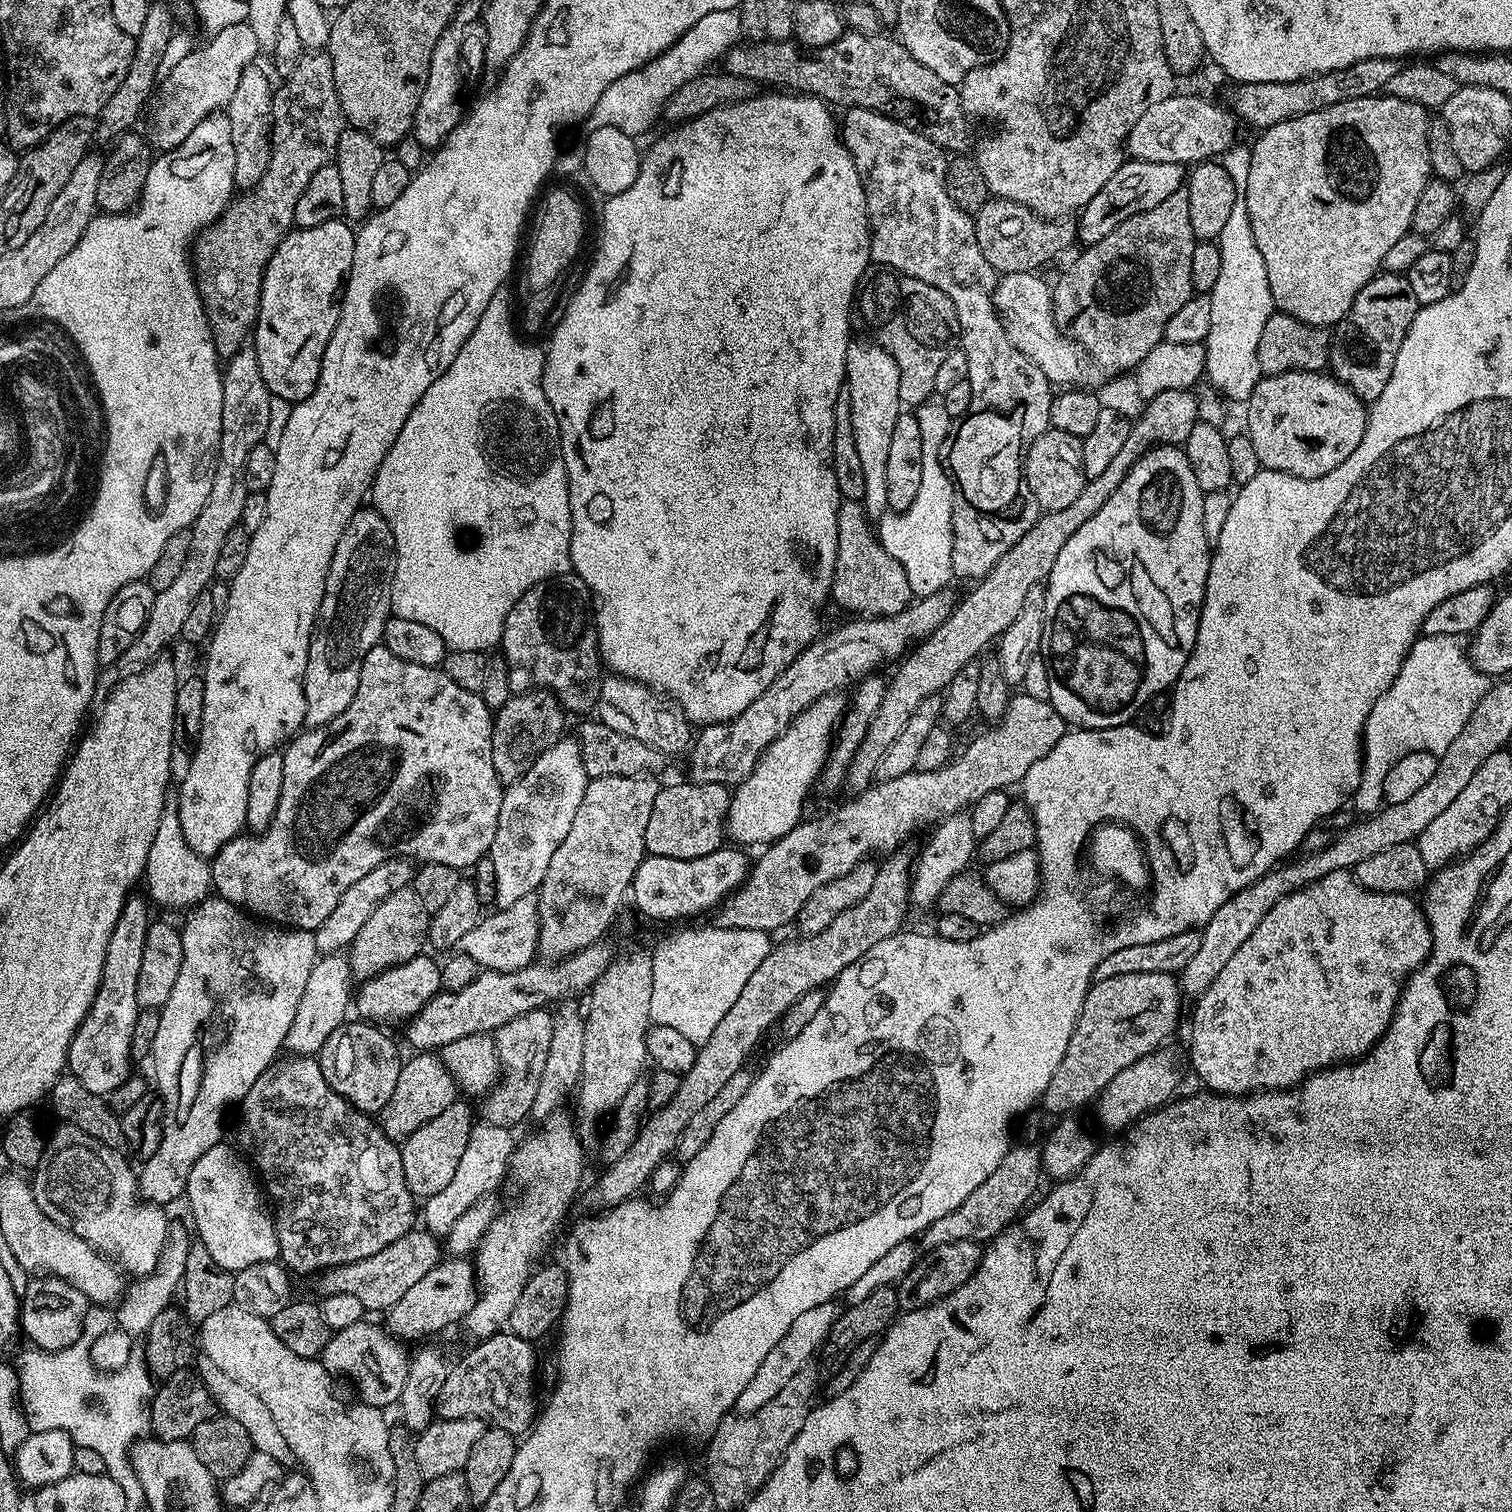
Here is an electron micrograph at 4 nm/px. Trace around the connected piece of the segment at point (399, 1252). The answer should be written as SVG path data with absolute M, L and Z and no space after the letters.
M420 1226L413 1232L401 1231L397 1240L390 1242L390 1246L378 1250L378 1254L370 1258L362 1258L353 1264L339 1264L336 1268L323 1269L315 1277L319 1295L326 1297L339 1292L354 1294L354 1298L358 1298L358 1302L362 1302L362 1306L369 1313L387 1313L388 1309L394 1306L394 1302L398 1302L398 1298L402 1298L402 1294L410 1290L410 1286L415 1286L425 1274L430 1274L430 1270L434 1270L434 1266L440 1263L442 1244L436 1240L439 1240L437 1233Z

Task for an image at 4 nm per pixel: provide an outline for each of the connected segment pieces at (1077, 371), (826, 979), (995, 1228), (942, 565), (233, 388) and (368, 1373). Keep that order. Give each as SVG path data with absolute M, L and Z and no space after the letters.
M1035 271L1006 273L997 279L996 289L991 294L1010 342L1014 342L1014 346L1022 350L1022 354L1026 354L1026 358L1030 358L1038 370L1042 370L1048 383L1053 386L1079 385L1086 353L1075 340L1066 338L1056 325L1049 281L1044 281Z
M897 850L885 855L880 868L875 869L874 884L860 902L842 910L826 930L813 936L801 935L800 940L788 940L785 944L777 943L762 958L758 970L750 974L746 986L742 986L742 994L738 994L738 1002L726 1010L722 1022L714 1026L714 1034L706 1043L699 1045L694 1066L686 1075L681 1076L678 1094L666 1102L666 1106L655 1109L640 1125L638 1138L634 1138L630 1150L622 1154L612 1164L604 1168L604 1174L592 1184L588 1192L588 1204L596 1210L611 1210L622 1202L633 1199L640 1187L647 1185L657 1166L676 1151L676 1143L686 1130L686 1122L706 1102L711 1102L738 1074L738 1070L749 1063L748 1055L756 1048L756 1043L764 1036L768 1027L775 1025L786 1014L796 999L808 990L820 988L835 980L846 966L859 964L866 950L878 946L882 938L890 938L905 927L904 915L910 909L912 895L913 857L908 857L904 850Z
M1030 1144L1009 1147L990 1177L986 1178L986 1181L982 1182L966 1198L966 1201L958 1206L958 1210L952 1210L950 1214L932 1222L921 1233L918 1240L919 1247L923 1251L928 1251L946 1242L972 1240L981 1243L991 1240L1013 1223L1033 1199L1032 1194L1036 1190L1038 1180L1042 1178L1042 1171L1041 1149L1037 1145L1036 1147Z
M940 402L921 404L915 409L915 414L922 433L922 487L905 512L879 517L878 539L881 546L902 566L902 570L906 570L912 595L919 598L945 591L952 580L952 511L956 489L944 467L941 452L954 417L946 414Z
M245 346L227 357L222 375L222 430L220 445L216 447L216 467L212 470L210 494L190 529L190 551L186 553L186 563L175 576L173 584L156 593L154 606L150 606L150 618L146 618L146 626L130 650L126 650L126 654L122 654L114 666L105 667L99 673L98 684L101 689L111 690L121 678L141 672L163 653L160 651L172 639L175 641L179 637L190 606L194 606L198 594L209 591L208 583L216 580L218 553L222 551L222 542L226 542L226 534L230 534L230 530L240 524L242 505L249 494L246 486L246 457L250 450L254 450L254 446L264 443L273 395L262 378L262 370L258 370L255 347Z
M365 1318L354 1322L354 1326L346 1326L333 1331L329 1335L324 1351L318 1359L333 1377L349 1376L356 1383L356 1392L363 1403L381 1410L395 1405L402 1394L402 1386L406 1386L408 1377L408 1361L410 1352L387 1327L371 1324Z

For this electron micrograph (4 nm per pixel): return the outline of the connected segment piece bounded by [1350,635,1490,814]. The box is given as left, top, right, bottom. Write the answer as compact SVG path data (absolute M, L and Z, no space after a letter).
M1421 635L1412 643L1411 650L1405 654L1402 666L1394 678L1394 682L1374 702L1364 727L1364 765L1356 793L1350 797L1351 807L1356 807L1360 814L1379 812L1382 807L1382 777L1388 767L1398 758L1411 752L1428 752L1439 758L1446 750L1450 750L1450 742L1462 734L1462 726L1474 714L1474 706L1490 687L1489 677L1473 666L1469 653L1459 639L1454 636Z

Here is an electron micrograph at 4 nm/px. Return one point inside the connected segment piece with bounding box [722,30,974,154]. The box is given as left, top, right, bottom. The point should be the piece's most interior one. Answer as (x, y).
(859, 71)

